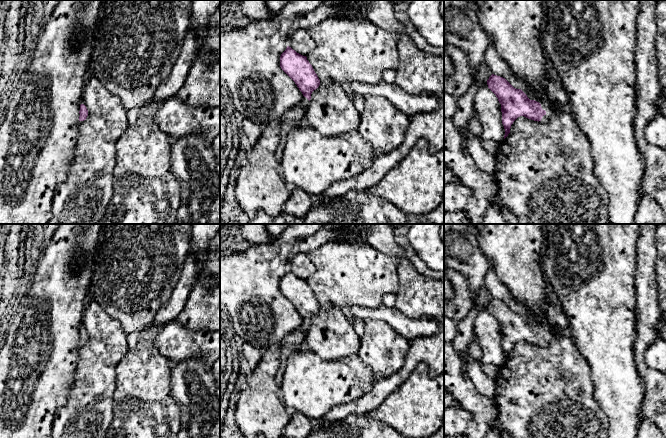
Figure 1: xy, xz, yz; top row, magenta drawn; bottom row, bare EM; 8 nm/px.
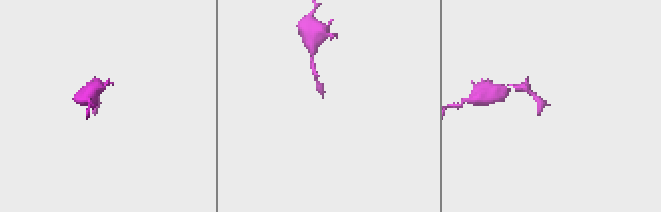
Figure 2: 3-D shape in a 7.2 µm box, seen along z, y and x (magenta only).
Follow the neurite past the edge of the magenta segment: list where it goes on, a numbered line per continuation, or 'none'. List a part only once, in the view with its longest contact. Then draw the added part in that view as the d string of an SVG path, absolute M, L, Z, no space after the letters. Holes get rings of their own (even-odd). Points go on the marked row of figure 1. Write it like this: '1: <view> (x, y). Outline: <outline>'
1: yz (545, 105). Outline: M542 101L540 104L542 109L546 111L546 114L542 117L540 122L545 123L552 117L552 108L549 105L548 101Z

